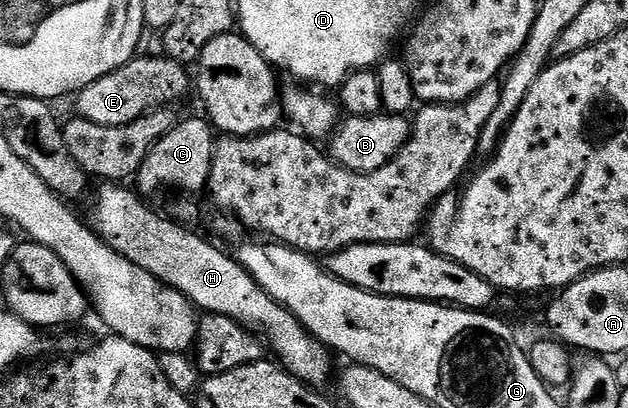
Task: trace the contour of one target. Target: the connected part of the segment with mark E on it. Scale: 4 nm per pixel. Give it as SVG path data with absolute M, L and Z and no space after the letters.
M136 57L130 59L125 65L121 65L113 73L93 81L82 91L74 96L74 114L85 121L93 121L97 125L129 125L137 121L141 116L148 115L152 109L171 107L179 103L187 95L187 90L192 90L193 79L187 76L188 68L177 62L176 59L160 57L160 59L142 59Z

